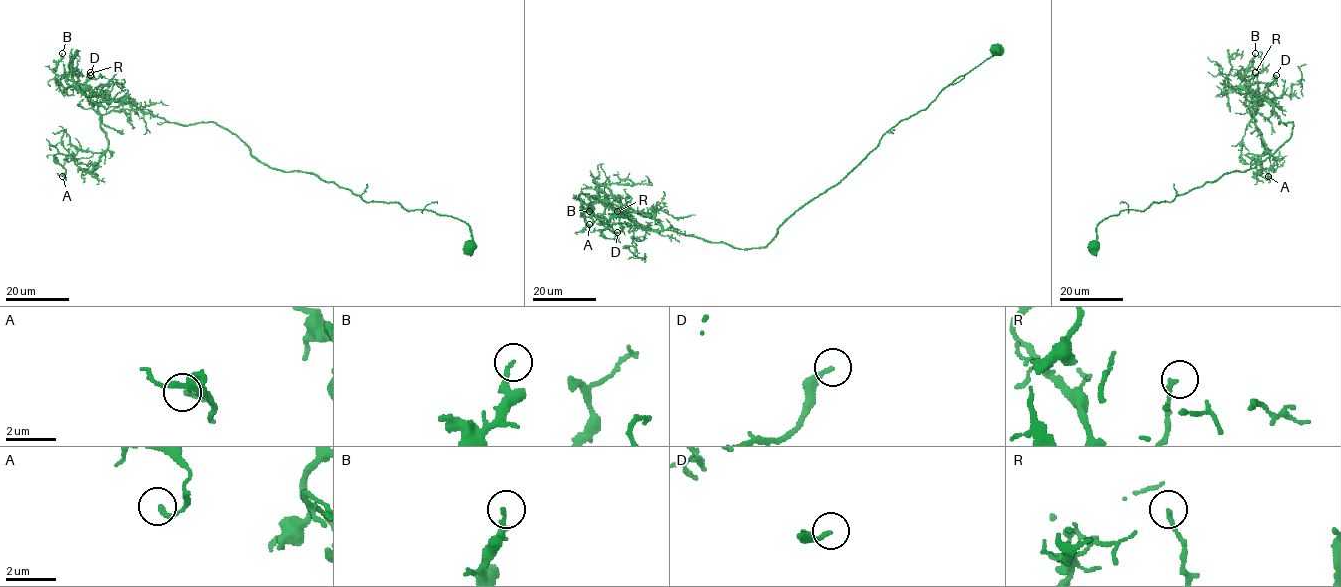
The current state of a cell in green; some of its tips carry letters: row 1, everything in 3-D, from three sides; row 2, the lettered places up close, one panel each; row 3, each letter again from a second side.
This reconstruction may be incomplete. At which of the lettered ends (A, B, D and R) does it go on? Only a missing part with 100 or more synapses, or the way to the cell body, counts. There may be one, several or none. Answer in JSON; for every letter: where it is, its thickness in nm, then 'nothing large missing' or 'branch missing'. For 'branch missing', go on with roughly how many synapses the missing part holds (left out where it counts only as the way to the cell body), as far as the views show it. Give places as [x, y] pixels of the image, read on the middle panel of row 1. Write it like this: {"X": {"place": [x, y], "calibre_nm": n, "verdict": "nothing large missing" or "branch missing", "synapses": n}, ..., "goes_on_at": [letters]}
{"A": {"place": [589, 224], "calibre_nm": 190, "verdict": "nothing large missing"}, "B": {"place": [589, 211], "calibre_nm": 200, "verdict": "nothing large missing"}, "D": {"place": [617, 232], "calibre_nm": 180, "verdict": "nothing large missing"}, "R": {"place": [617, 211], "calibre_nm": 170, "verdict": "nothing large missing"}, "goes_on_at": []}

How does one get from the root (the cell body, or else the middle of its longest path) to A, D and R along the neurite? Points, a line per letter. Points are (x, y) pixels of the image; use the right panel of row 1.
A: (1094, 246), (1104, 219), (1273, 154), (1293, 123), (1262, 97), (1249, 111), (1268, 151), (1247, 155), (1268, 176)
D: (1094, 246), (1104, 219), (1171, 202), (1273, 154), (1293, 123), (1246, 86), (1263, 95), (1276, 75)
R: (1094, 246), (1104, 219), (1253, 168), (1291, 136), (1293, 123), (1283, 123), (1271, 100), (1257, 104), (1255, 72)

